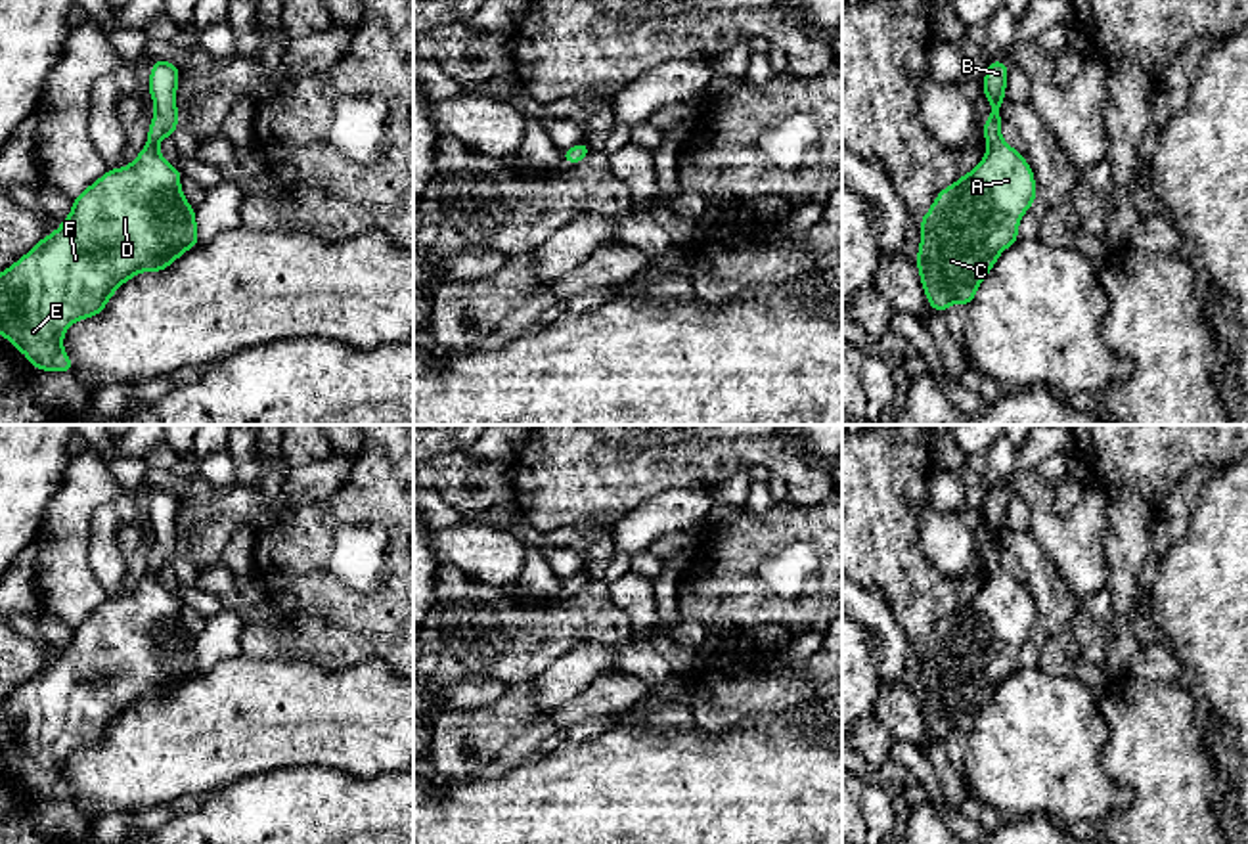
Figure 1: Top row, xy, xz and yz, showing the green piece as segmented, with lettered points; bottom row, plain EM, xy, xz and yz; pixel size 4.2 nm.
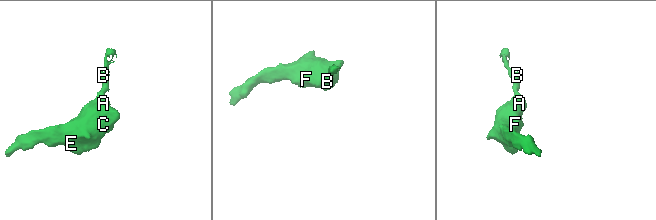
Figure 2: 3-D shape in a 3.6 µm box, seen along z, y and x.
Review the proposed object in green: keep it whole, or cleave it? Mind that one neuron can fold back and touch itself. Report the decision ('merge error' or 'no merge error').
no merge error

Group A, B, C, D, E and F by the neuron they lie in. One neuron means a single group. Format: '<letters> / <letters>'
A B C D E F

